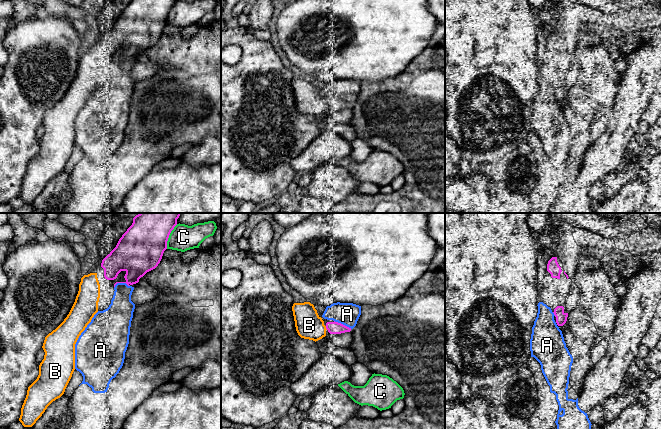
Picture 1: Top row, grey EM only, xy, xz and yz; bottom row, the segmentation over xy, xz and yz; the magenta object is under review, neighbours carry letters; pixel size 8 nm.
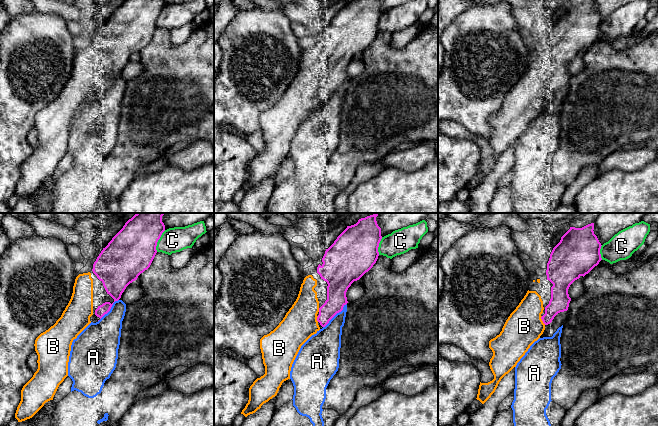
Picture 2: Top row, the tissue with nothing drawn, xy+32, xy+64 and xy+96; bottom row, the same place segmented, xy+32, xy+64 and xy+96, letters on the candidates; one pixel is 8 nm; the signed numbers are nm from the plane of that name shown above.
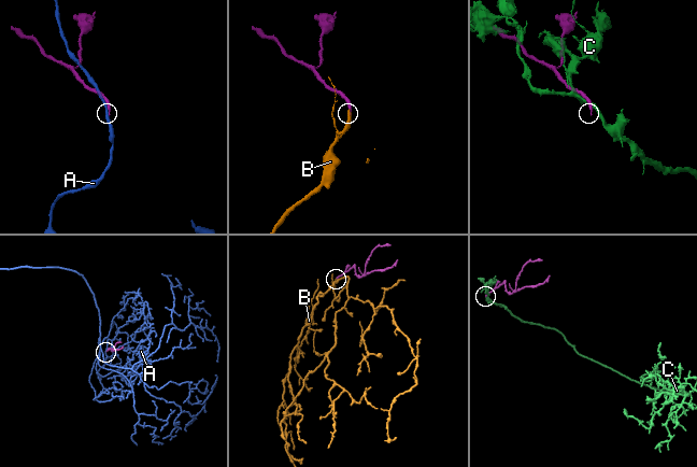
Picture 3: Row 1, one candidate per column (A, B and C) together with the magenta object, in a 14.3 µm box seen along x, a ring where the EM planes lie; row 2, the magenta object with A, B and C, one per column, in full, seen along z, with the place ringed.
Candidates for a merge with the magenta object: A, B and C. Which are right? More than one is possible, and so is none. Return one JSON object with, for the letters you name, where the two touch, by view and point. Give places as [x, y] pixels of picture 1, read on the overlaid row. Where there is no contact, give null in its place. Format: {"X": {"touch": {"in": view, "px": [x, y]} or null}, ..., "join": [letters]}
{"B": {"touch": {"in": "xz", "px": [326, 328]}}, "join": ["B"]}

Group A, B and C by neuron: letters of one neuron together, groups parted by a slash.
A / B / C

